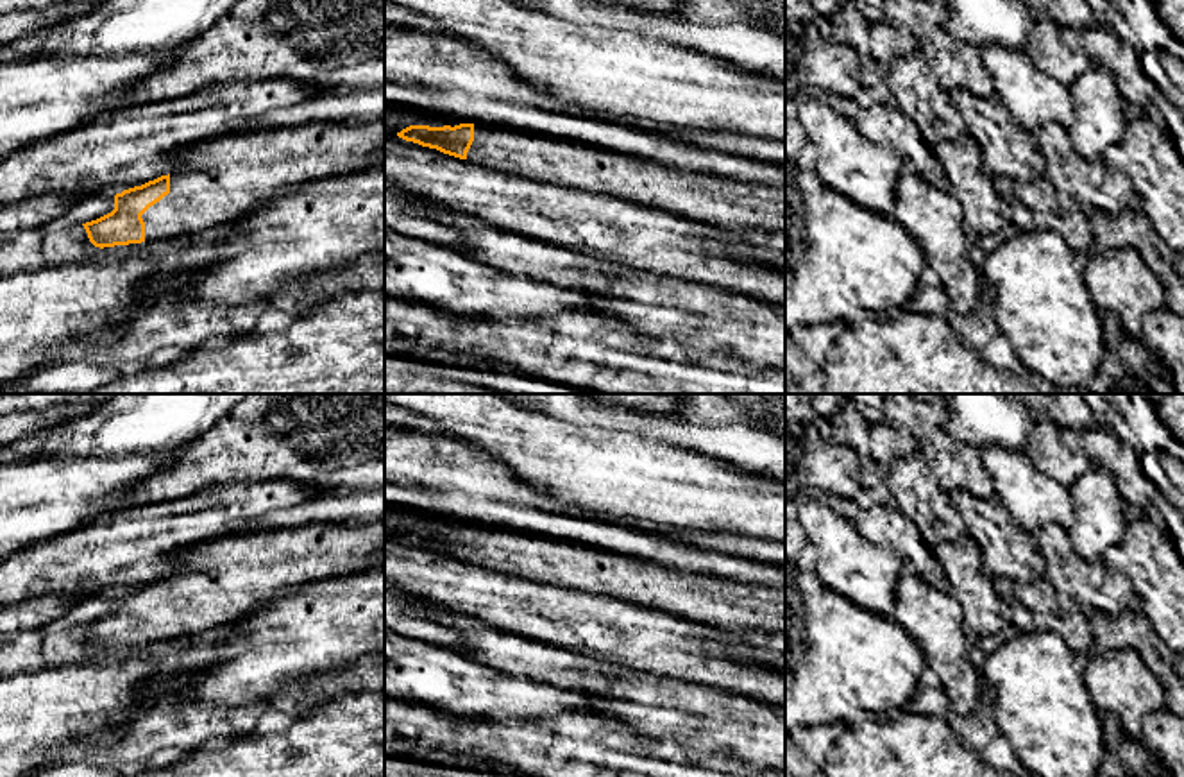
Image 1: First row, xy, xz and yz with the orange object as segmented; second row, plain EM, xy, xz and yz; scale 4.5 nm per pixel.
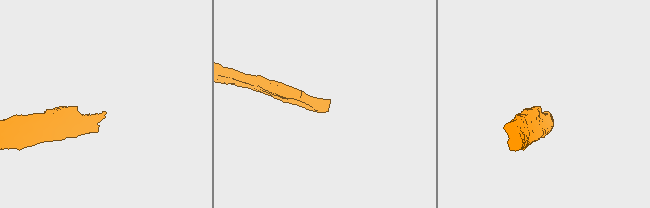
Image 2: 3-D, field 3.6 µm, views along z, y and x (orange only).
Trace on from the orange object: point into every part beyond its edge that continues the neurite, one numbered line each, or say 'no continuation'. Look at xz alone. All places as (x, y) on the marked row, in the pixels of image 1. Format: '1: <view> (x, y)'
1: xz (753, 210)

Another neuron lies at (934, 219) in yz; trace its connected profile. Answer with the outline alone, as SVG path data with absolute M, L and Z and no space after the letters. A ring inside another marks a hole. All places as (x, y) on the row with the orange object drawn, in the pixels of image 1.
M909 165L894 183L894 222L916 242L951 308L966 315L980 299L982 272L971 263L964 211L951 192L928 184Z

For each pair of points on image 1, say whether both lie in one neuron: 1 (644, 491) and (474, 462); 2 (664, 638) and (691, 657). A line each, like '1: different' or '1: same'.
1: different
2: same

